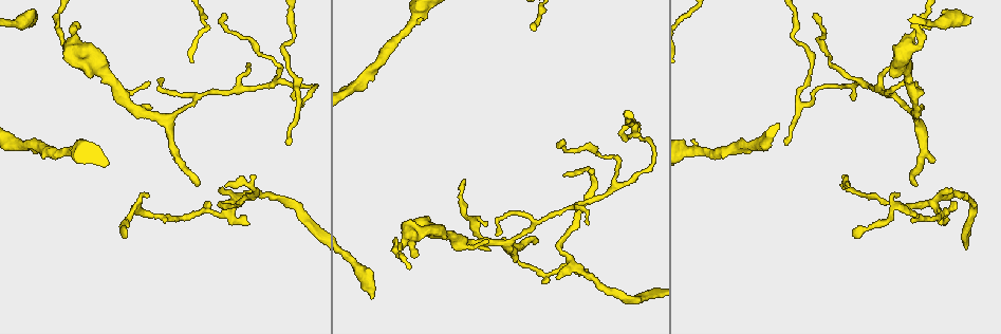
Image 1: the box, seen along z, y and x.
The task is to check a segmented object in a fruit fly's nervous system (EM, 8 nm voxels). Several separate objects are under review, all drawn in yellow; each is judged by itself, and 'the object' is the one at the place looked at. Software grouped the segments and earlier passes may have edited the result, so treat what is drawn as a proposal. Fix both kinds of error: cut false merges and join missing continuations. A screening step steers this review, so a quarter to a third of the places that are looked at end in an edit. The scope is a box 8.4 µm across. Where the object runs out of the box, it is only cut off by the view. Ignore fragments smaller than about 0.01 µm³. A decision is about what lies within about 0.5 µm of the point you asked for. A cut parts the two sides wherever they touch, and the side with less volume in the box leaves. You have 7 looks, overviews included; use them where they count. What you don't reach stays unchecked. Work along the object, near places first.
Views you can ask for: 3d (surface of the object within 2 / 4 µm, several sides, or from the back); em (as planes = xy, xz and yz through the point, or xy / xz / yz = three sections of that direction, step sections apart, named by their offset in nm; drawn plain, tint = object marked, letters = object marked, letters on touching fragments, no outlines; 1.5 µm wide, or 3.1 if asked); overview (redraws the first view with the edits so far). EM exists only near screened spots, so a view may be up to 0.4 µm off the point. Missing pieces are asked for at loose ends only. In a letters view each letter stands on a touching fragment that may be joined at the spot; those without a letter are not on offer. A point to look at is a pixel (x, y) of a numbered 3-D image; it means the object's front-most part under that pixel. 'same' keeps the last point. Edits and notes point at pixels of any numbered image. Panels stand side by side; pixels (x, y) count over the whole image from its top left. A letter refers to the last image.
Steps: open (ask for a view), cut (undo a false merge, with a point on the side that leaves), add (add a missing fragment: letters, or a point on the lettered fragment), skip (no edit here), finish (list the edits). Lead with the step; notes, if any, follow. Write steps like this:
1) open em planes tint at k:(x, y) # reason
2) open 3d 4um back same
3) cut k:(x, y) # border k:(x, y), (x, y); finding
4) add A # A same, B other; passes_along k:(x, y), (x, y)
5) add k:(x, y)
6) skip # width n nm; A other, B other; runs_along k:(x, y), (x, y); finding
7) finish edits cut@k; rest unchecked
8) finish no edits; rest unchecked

open 3d 2um at 1:(942, 222) # tapers out

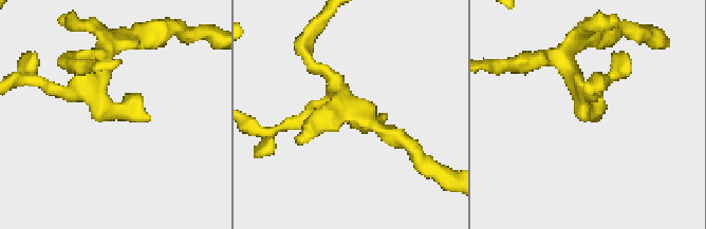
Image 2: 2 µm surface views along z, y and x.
open em planes letters at 2:(384, 115)

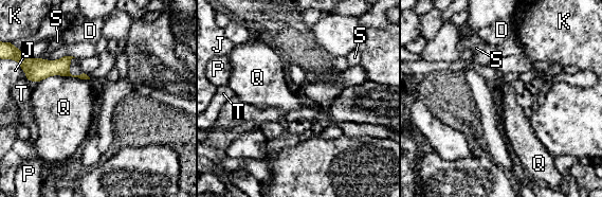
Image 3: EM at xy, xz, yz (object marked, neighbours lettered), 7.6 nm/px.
skip # D other, J other, K other, P other, Q other, S other, T other; no lettered fragment goes on from it

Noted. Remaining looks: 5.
open em planes plain at 1:(248, 63) # tapers out

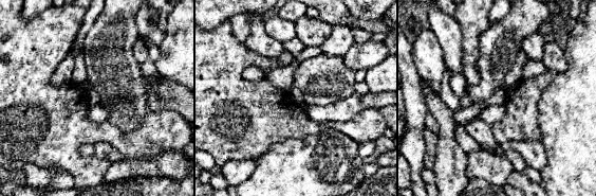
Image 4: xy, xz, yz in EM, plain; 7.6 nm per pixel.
open em planes letters same

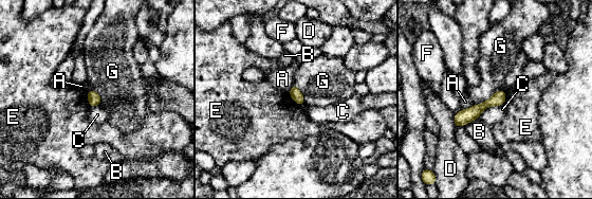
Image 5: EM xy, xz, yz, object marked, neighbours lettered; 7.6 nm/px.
skip # longest_contact G 240 nm; A other, B other, C other, D other, E other, F other, G other; runs_along 5:(502, 93), (457, 123); none of them fits

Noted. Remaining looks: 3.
open em 3.1um planes letters at 1:(969, 21) # free end

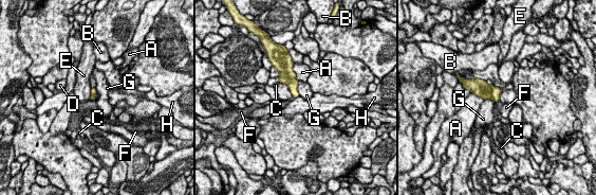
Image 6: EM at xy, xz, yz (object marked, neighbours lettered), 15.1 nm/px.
skip # longest_contact E 320 nm; A other, B other, C other, D other, E other, F other, G other, H other; border 6:(503, 89), (499, 100); none of them fits

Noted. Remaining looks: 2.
finish no edits; rest unchecked

